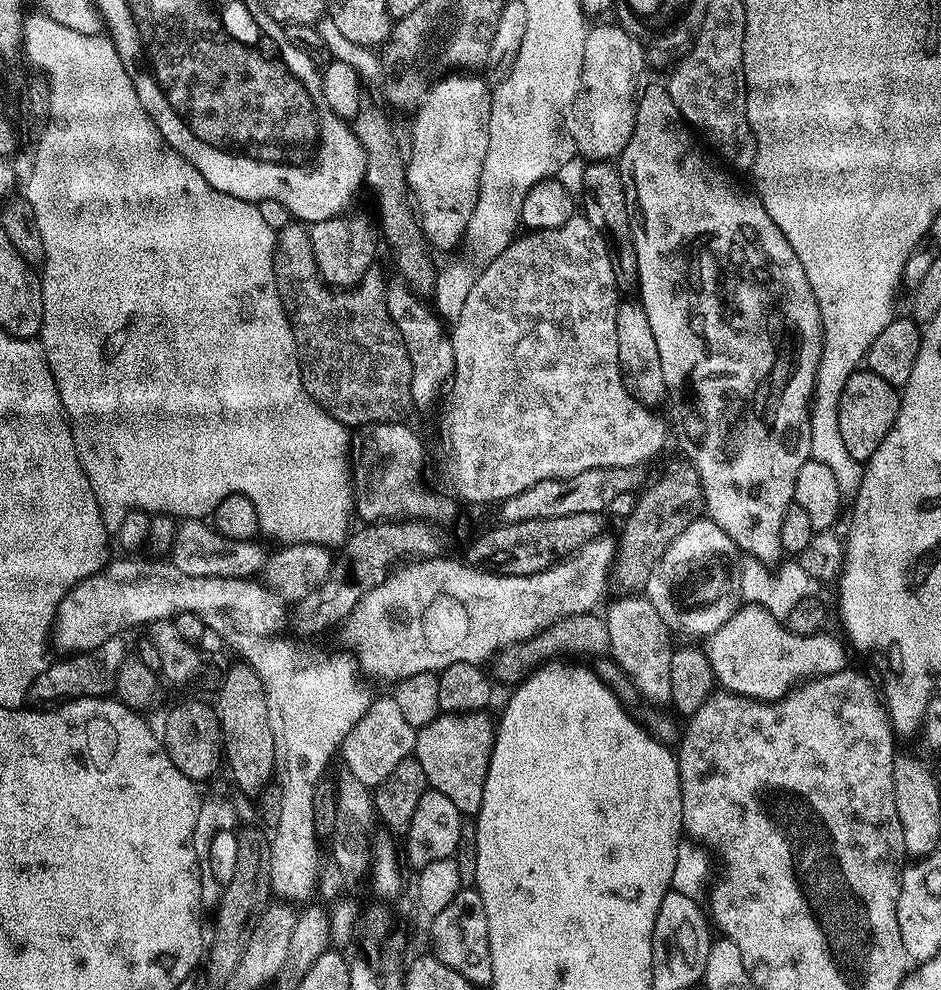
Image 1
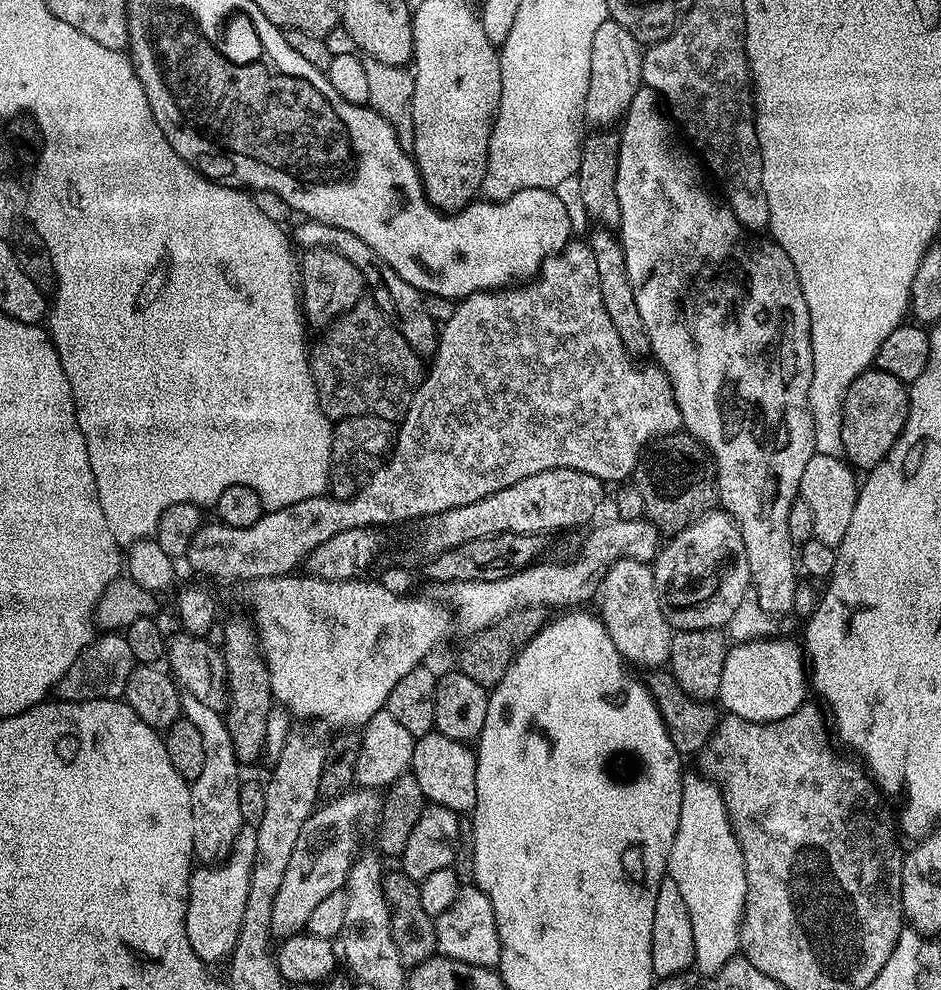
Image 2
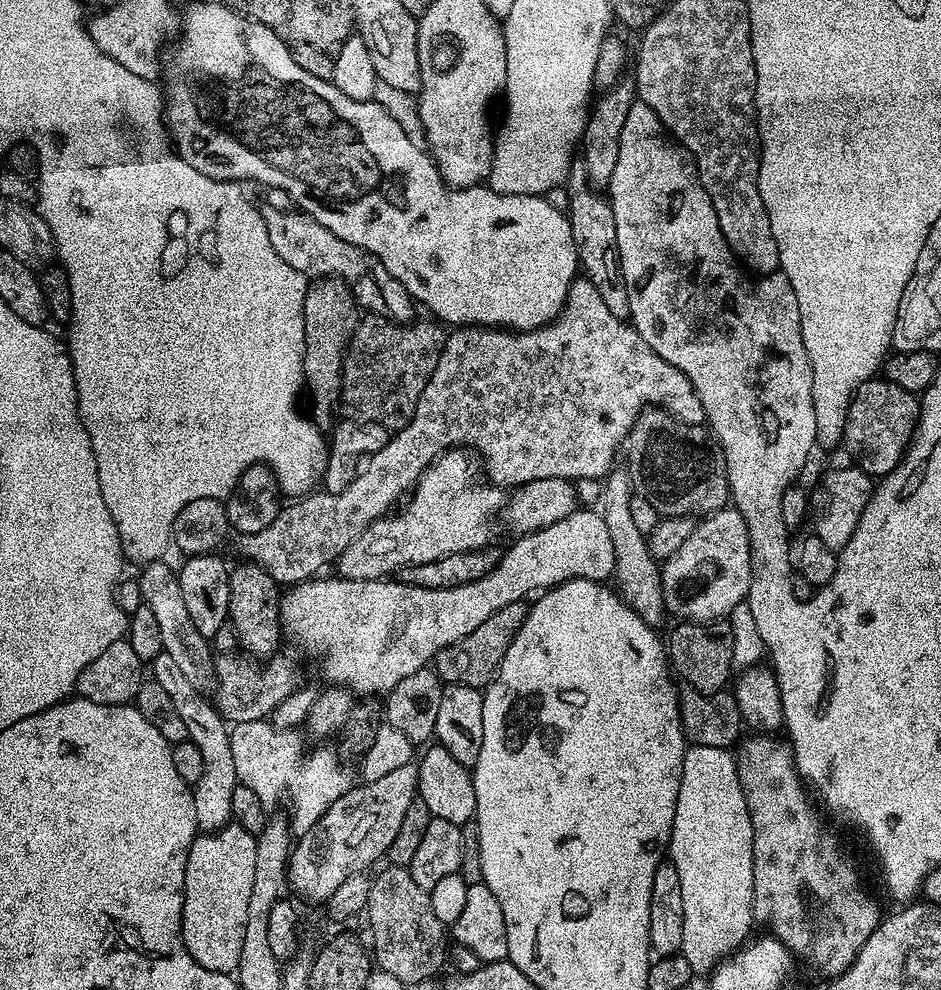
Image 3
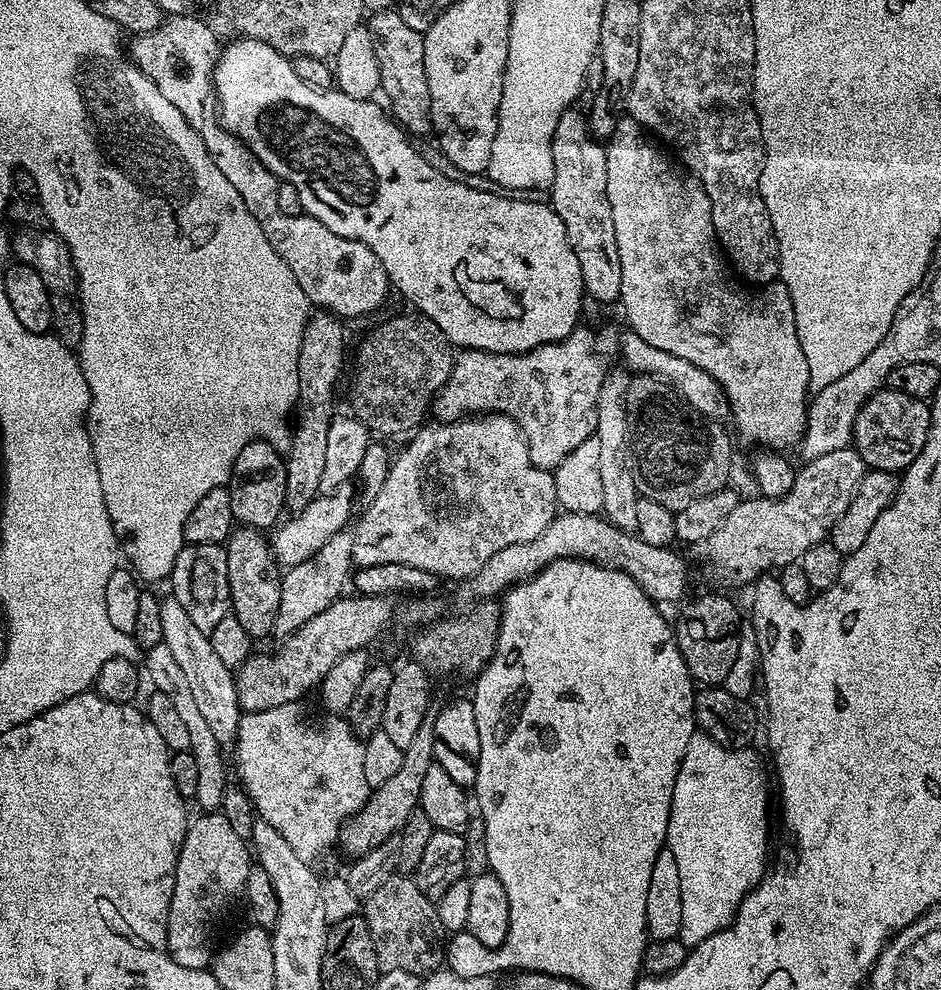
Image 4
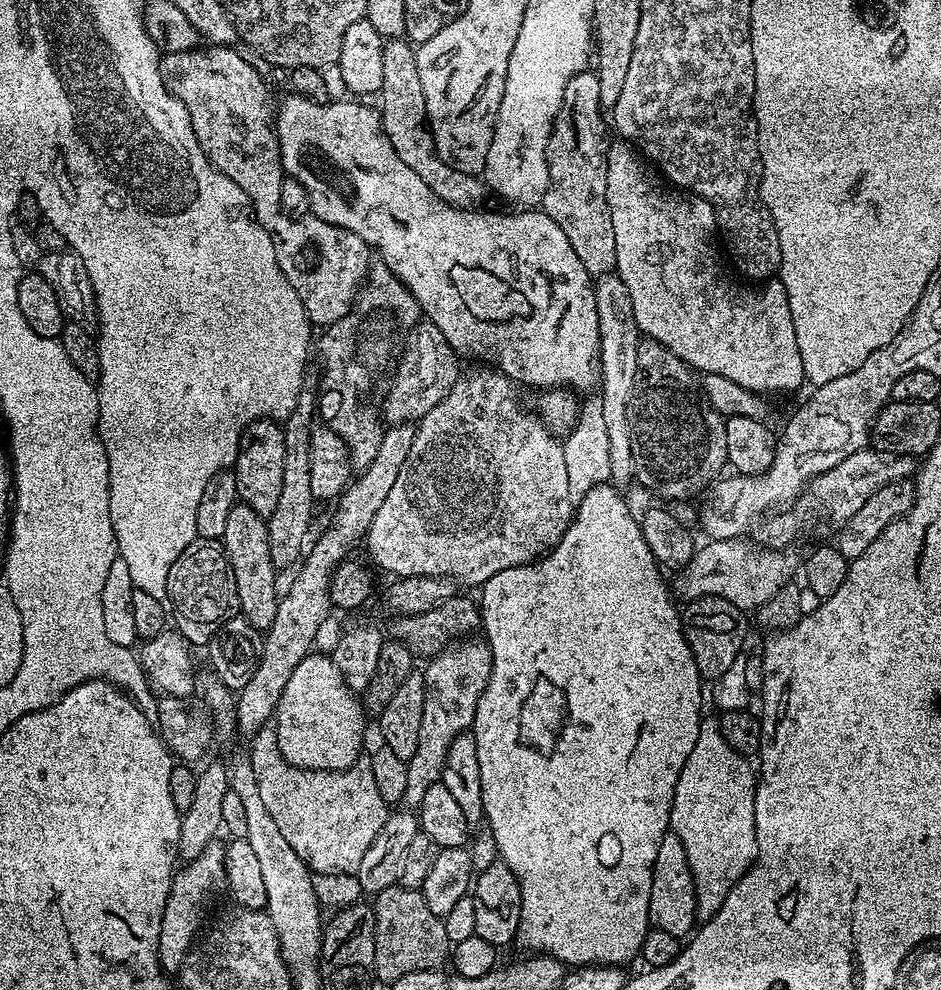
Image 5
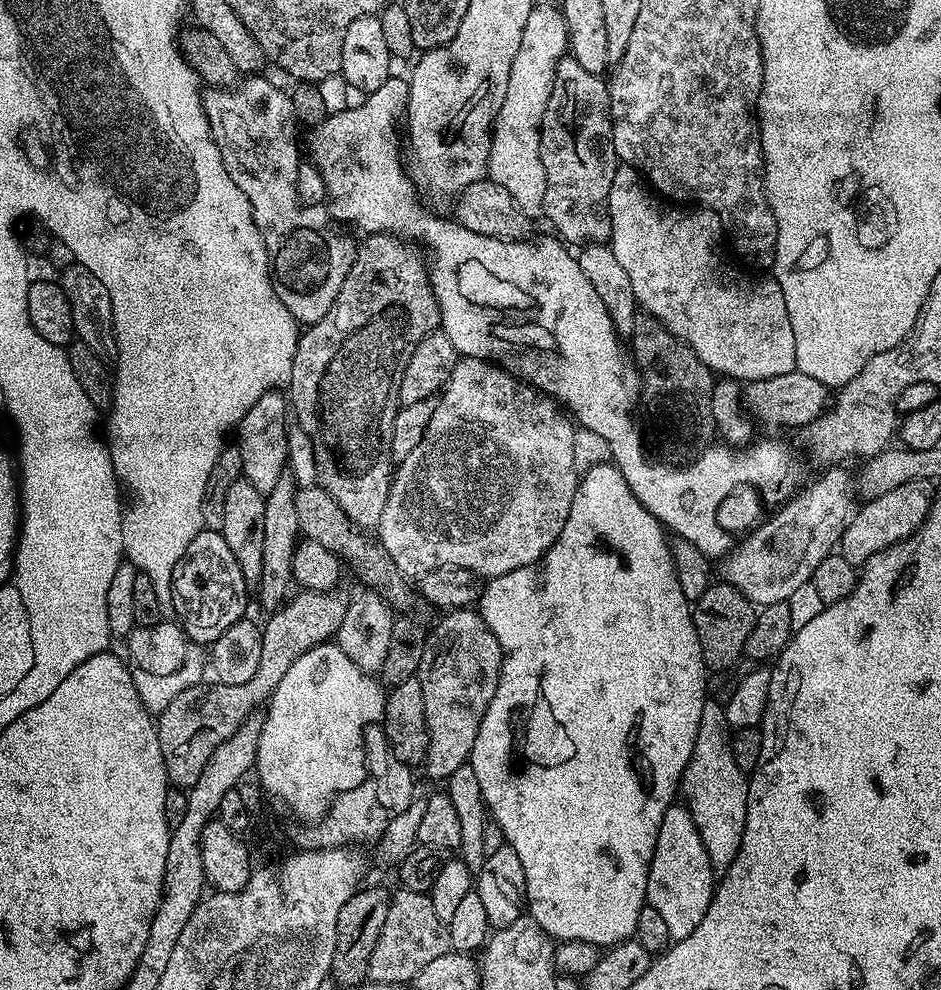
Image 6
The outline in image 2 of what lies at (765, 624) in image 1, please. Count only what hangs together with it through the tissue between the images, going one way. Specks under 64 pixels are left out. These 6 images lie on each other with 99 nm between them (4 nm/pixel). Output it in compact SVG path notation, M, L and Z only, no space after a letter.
M766 639L735 643L729 647L722 670L717 701L729 715L750 722L774 722L789 717L805 705L808 670L801 645L790 640Z

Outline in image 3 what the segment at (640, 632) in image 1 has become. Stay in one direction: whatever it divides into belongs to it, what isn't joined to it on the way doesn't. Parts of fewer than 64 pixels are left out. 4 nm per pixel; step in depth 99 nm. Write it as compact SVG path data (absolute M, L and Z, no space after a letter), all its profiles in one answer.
M616 466L602 484L602 515L606 530L610 530L610 542L614 542L616 571L614 584L625 602L650 625L660 626L666 617L664 588L660 585L661 565L652 557L649 541L639 532L630 515L630 500L634 495L632 478L627 467Z

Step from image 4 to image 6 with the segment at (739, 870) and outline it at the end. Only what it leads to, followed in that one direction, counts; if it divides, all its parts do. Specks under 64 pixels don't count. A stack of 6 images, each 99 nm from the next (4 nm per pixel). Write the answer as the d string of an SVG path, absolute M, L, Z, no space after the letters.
M712 698L705 699L698 737L695 738L690 762L680 781L681 795L685 796L685 805L702 835L712 867L720 872L728 868L741 848L742 834L745 832L745 802L748 797L747 775L733 756L731 739L729 733L726 734L728 729L723 703Z

